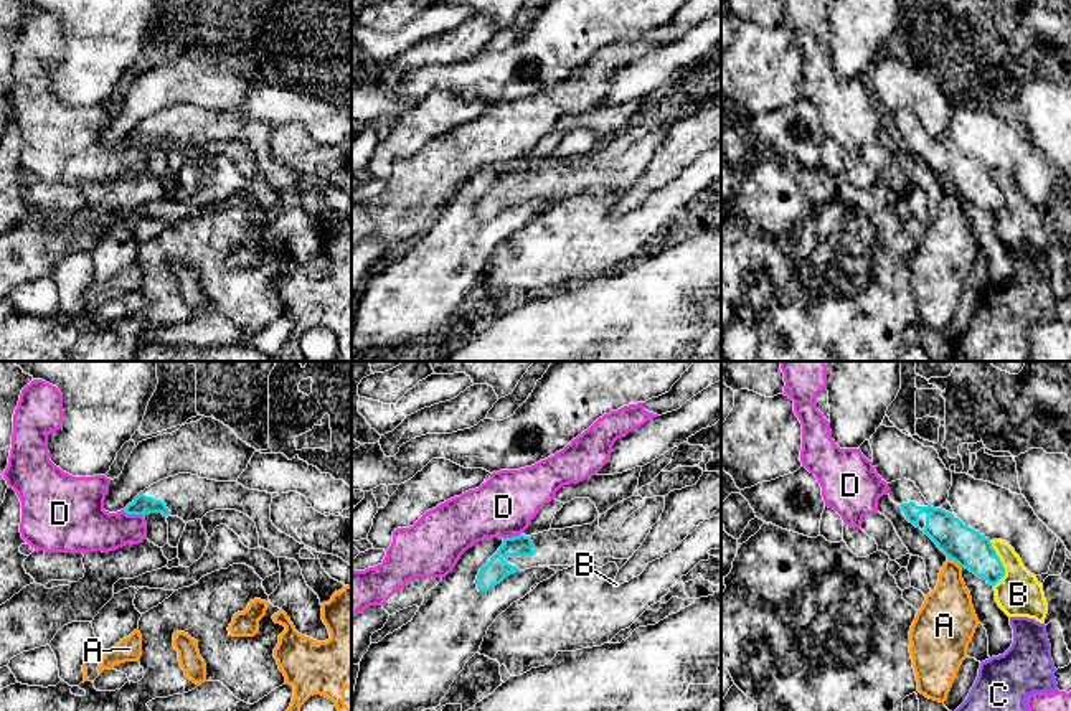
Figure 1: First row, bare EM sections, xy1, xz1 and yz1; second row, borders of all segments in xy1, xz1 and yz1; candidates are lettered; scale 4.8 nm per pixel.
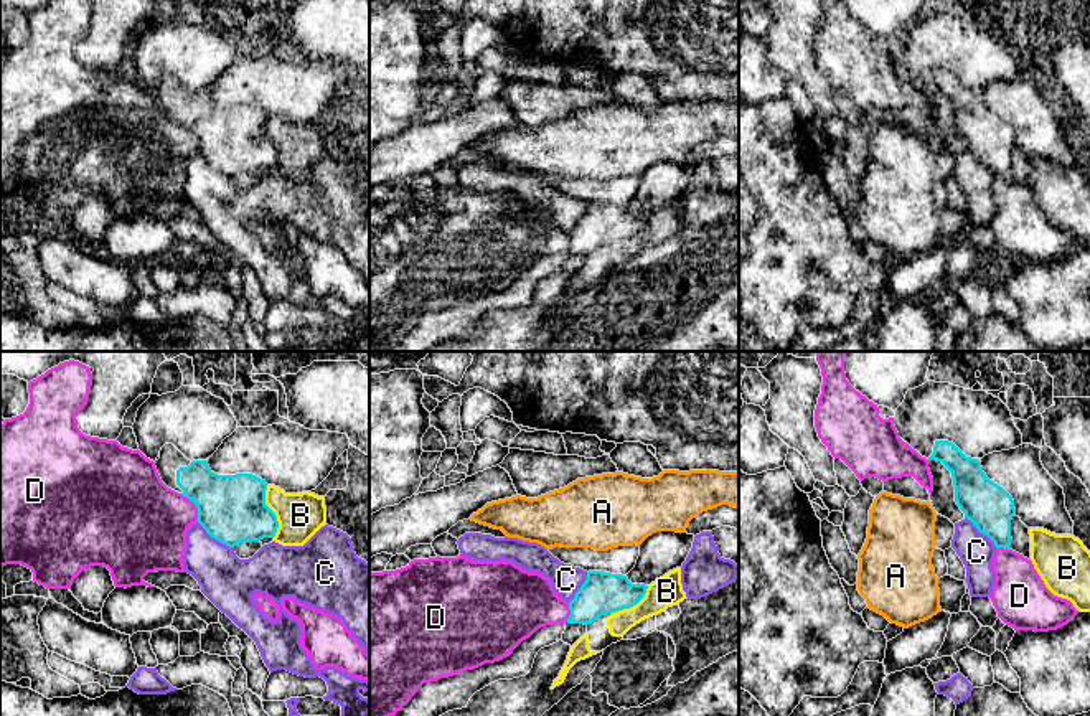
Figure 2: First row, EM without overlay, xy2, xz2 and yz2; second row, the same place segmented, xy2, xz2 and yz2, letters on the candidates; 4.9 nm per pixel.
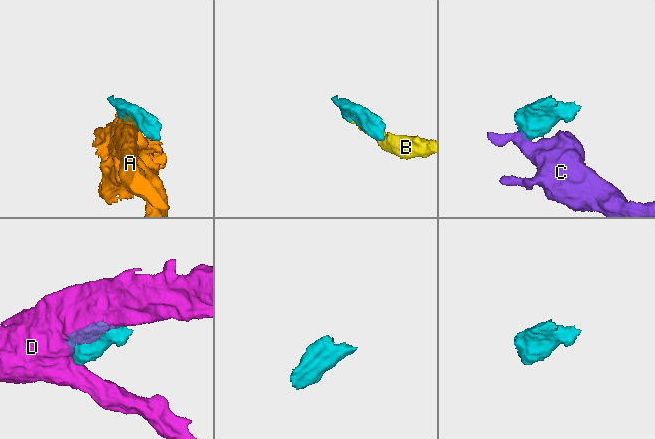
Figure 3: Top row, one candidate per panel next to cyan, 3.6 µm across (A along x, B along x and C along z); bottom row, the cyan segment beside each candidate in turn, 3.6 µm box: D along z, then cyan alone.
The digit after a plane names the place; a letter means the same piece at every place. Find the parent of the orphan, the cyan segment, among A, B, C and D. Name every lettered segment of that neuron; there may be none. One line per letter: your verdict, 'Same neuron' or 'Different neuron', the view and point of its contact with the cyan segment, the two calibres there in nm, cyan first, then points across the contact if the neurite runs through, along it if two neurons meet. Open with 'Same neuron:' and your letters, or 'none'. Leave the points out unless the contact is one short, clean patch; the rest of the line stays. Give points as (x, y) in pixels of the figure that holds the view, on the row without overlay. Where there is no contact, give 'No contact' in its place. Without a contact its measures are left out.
Same neuron: none
A: Different neuron. Touches cyan at yz1 (954, 190). Thickness 190 nm (cyan) against 240 nm
B: Different neuron. Touches cyan at xy2 (272, 142). Thickness 320 nm (cyan) against 220 nm
C: Different neuron. Touches cyan at xy2 (215, 169). Thickness 320 nm (cyan) against 260 nm. Boundary: xy2 (197, 152), (211, 167), (233, 178)
D: Different neuron. Touches cyan at xy2 (195, 134). Thickness 320 nm (cyan) against 400 nm

